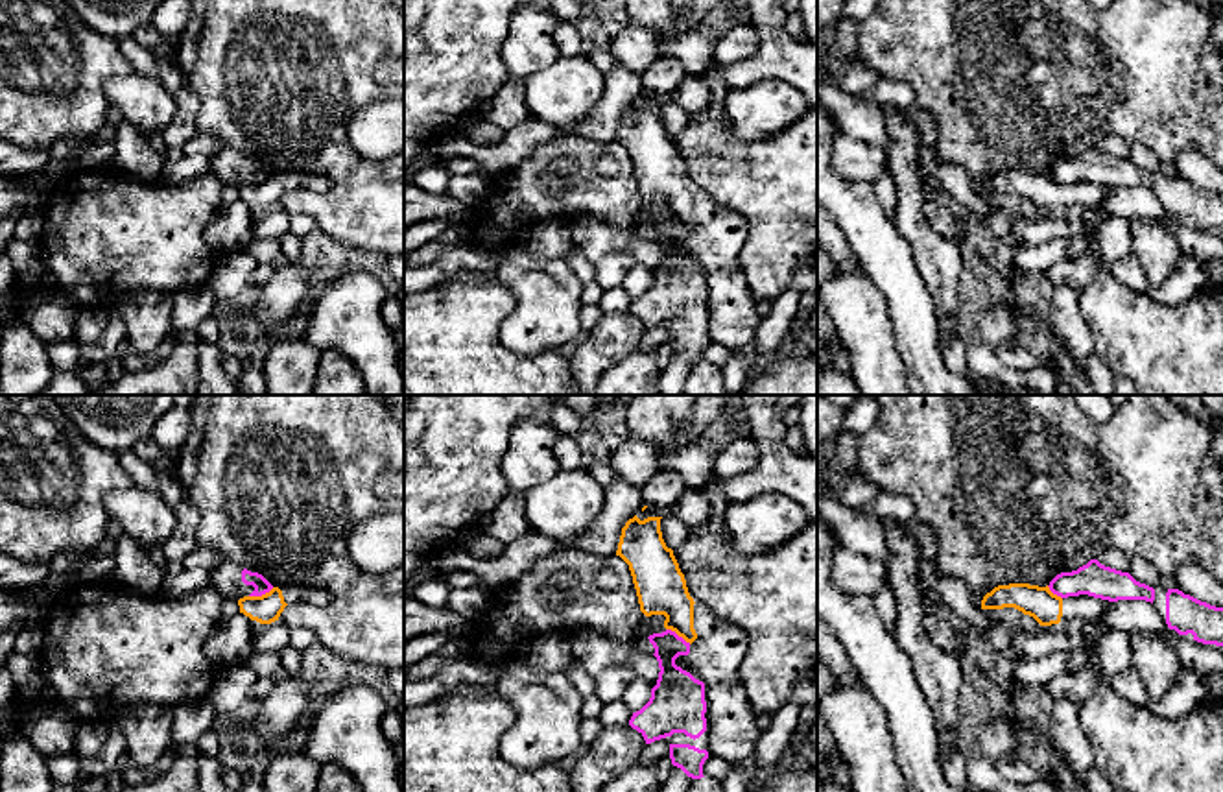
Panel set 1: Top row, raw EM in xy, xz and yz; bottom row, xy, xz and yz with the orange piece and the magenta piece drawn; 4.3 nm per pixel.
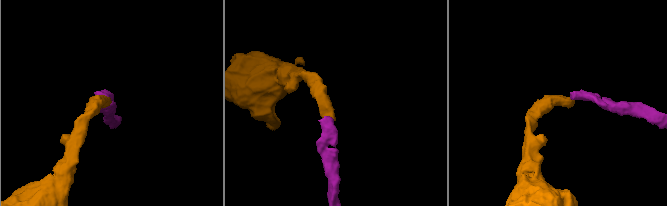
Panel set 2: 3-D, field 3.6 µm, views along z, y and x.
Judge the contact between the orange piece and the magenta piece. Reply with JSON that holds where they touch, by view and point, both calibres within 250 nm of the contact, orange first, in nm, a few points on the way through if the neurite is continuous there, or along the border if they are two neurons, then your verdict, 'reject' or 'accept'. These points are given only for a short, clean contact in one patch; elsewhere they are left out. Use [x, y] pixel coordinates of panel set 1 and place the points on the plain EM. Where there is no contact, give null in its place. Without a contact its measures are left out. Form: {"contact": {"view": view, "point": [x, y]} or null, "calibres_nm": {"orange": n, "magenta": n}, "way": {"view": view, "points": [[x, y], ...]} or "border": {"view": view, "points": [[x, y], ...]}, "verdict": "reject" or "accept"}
{"contact": {"view": "xy", "point": [262, 181]}, "calibres_nm": {"orange": 120, "magenta": 70}, "border": {"view": "xy", "points": [[273, 174], [249, 183]]}, "verdict": "reject"}

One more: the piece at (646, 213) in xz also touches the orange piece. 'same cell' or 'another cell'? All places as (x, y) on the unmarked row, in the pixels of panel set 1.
another cell

